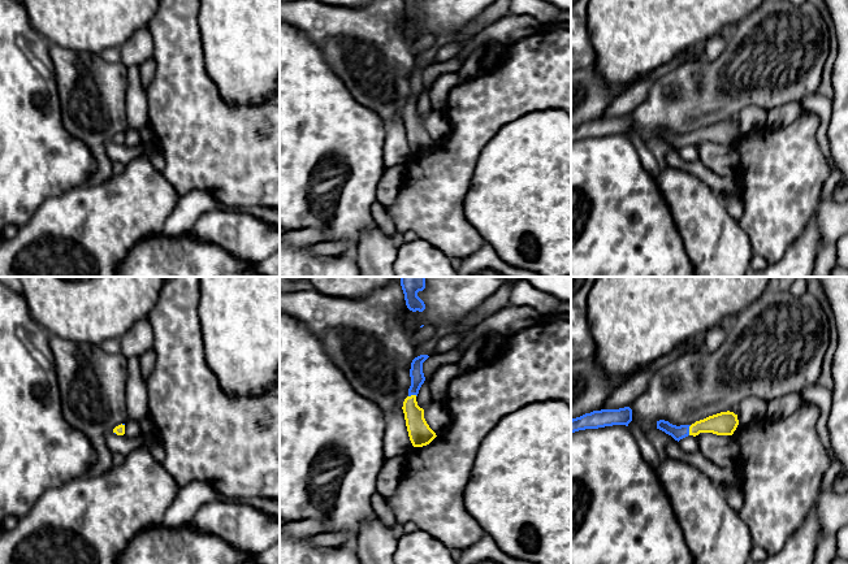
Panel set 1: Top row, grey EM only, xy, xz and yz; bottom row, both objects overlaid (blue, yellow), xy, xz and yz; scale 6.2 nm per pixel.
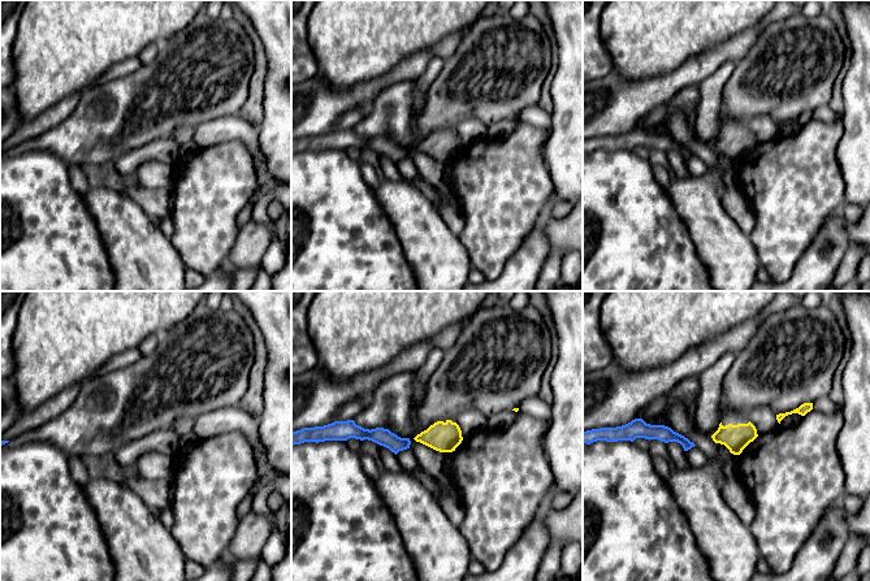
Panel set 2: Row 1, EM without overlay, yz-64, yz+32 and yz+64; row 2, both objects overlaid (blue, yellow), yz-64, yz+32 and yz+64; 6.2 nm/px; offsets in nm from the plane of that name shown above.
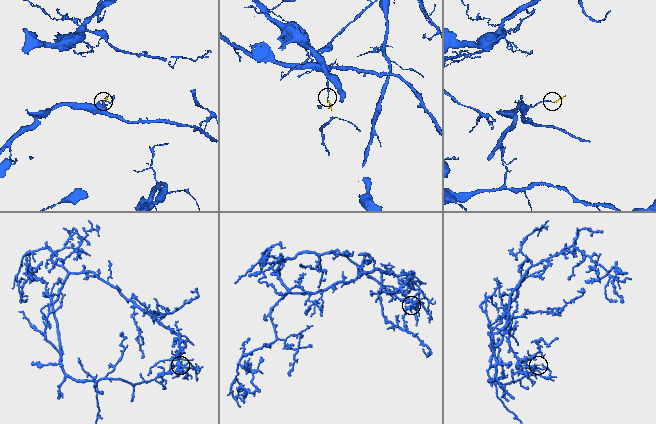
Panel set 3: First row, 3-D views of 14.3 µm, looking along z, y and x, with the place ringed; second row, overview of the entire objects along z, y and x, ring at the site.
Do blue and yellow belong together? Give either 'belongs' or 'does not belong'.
belongs

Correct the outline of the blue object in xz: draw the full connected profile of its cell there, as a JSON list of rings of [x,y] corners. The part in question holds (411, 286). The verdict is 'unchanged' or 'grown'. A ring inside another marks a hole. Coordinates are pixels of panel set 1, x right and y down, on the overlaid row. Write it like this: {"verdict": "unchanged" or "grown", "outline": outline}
{"verdict": "unchanged", "outline": [[[401,277],[401,286],[407,308],[412,312],[423,312],[425,309],[425,304],[417,296],[417,292],[425,288],[425,277]]]}

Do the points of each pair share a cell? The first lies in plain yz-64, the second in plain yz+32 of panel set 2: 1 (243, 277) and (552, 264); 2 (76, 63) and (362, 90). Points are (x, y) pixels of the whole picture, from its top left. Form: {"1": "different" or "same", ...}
{"1": "same", "2": "different"}

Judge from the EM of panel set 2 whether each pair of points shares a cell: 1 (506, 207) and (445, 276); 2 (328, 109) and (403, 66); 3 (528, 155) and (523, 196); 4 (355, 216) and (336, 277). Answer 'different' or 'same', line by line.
1: different
2: same
3: same
4: same

